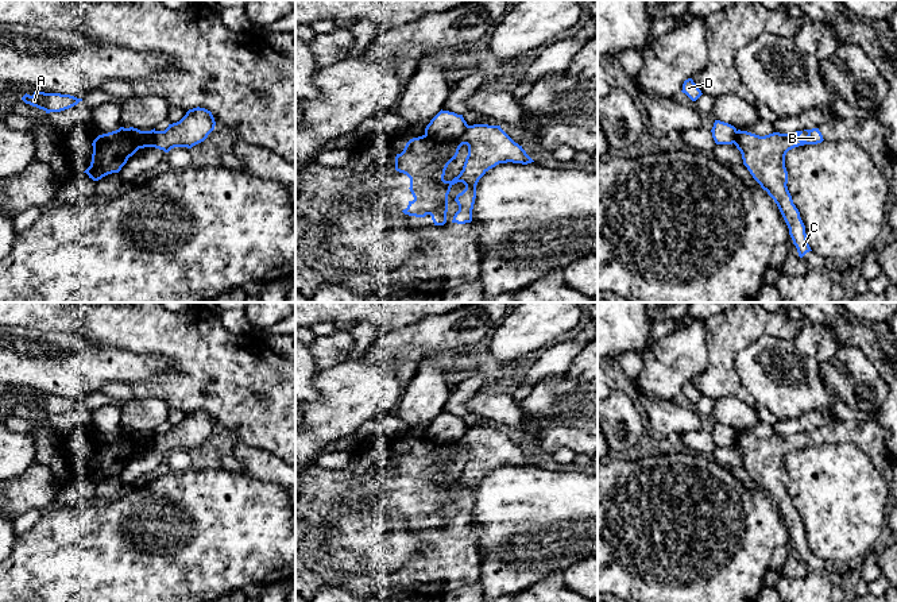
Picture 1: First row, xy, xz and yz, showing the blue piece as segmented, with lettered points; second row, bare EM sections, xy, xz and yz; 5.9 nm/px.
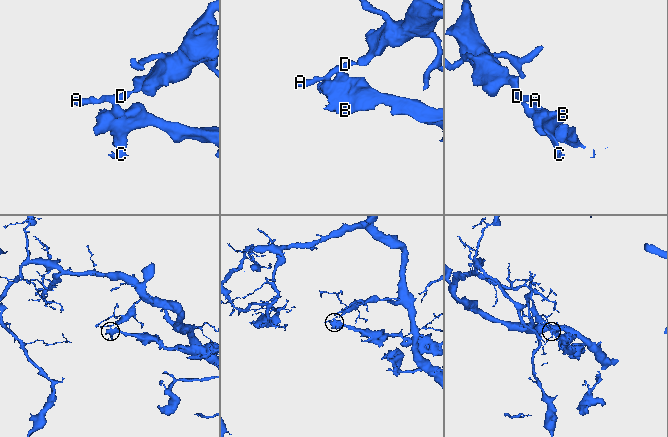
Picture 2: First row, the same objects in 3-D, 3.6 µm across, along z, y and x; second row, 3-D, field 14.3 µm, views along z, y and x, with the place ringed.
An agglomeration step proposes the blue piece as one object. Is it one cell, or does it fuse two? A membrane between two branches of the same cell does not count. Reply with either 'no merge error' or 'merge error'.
merge error

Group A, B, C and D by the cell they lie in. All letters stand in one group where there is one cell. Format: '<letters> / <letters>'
A D / B C

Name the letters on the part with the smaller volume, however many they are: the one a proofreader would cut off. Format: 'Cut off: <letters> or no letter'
Cut off: B, C

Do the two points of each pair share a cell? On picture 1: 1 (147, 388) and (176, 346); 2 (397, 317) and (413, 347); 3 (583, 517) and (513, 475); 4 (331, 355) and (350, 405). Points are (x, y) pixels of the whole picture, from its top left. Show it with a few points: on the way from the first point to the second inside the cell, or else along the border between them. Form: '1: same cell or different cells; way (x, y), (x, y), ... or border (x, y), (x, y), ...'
1: same cell; way (162, 386), (169, 386), (182, 373), (182, 361)
2: different cells; border (432, 316), (401, 328), (381, 332)
3: same cell; way (565, 516), (553, 516), (530, 493)
4: different cells; border (344, 359), (319, 373)

